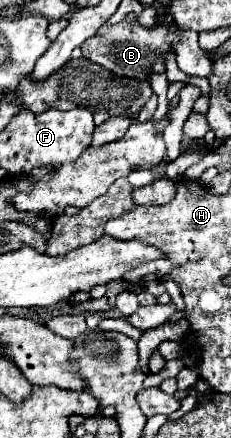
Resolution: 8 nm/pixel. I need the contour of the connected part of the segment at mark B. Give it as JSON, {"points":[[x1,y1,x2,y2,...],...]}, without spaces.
{"points":[[121,21,119,25,101,27,97,35,93,35,91,39,87,39,83,43,83,55,89,61,107,67,115,75,135,77,135,79,147,79,151,71,161,71,163,63,159,63,159,61,163,61,165,51,169,51,167,27,157,25,155,29,145,29,137,21,133,21,133,23]]}

